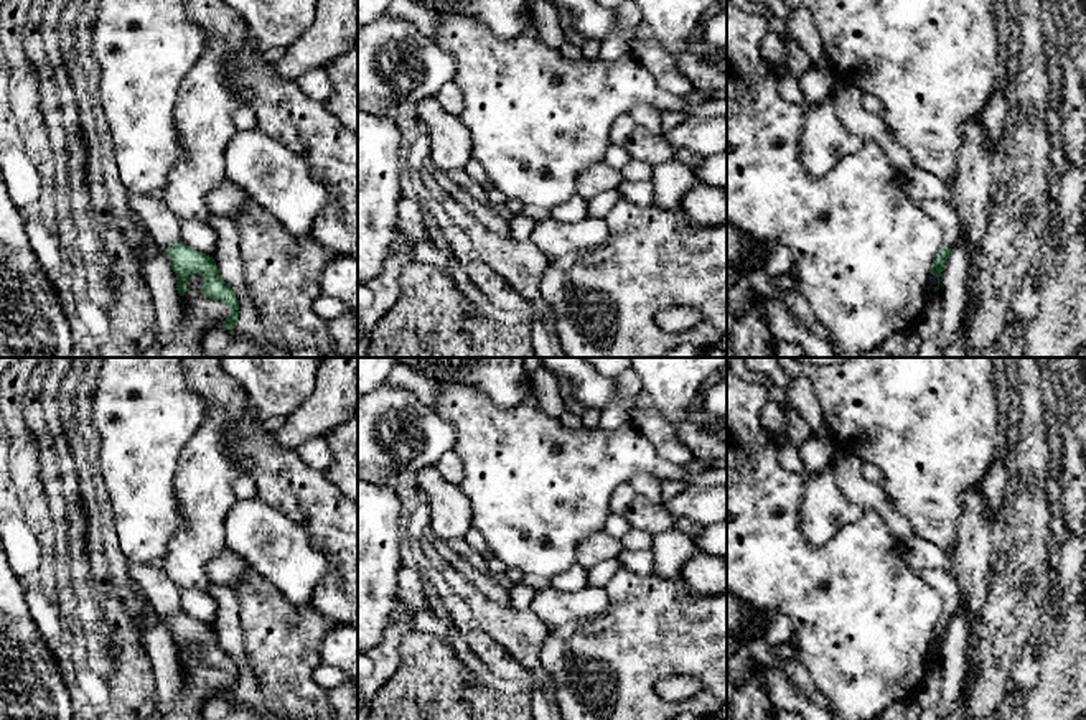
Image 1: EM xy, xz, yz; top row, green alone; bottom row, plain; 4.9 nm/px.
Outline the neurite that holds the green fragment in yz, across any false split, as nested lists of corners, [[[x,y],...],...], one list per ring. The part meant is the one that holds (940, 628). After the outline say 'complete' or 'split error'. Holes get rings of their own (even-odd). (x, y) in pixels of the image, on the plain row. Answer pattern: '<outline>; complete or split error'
[[[929,568],[929,570],[925,570],[925,572],[921,573],[921,577],[923,577],[923,580],[925,580],[929,587],[933,587],[933,588],[939,593],[939,596],[941,596],[941,600],[943,600],[943,603],[944,603],[943,616],[941,616],[941,618],[938,619],[938,623],[934,624],[934,628],[933,628],[933,631],[931,631],[931,638],[929,638],[929,641],[938,646],[938,656],[934,657],[934,661],[938,661],[938,659],[939,659],[939,646],[941,646],[941,641],[943,641],[944,633],[946,633],[946,629],[948,629],[948,626],[949,626],[951,616],[956,613],[956,610],[957,610],[962,596],[961,596],[961,590],[959,590],[959,587],[957,587],[957,583],[956,583],[954,578],[948,573],[946,568]]]; split error

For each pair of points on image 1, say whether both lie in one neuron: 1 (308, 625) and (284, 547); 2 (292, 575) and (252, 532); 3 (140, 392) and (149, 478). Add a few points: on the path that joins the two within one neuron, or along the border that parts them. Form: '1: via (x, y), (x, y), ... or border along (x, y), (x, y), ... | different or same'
1: border along (271, 584), (290, 603), (299, 607), (310, 603) | different
2: via (285, 565), (262, 542) | same
3: via (140, 414), (140, 457) | same

